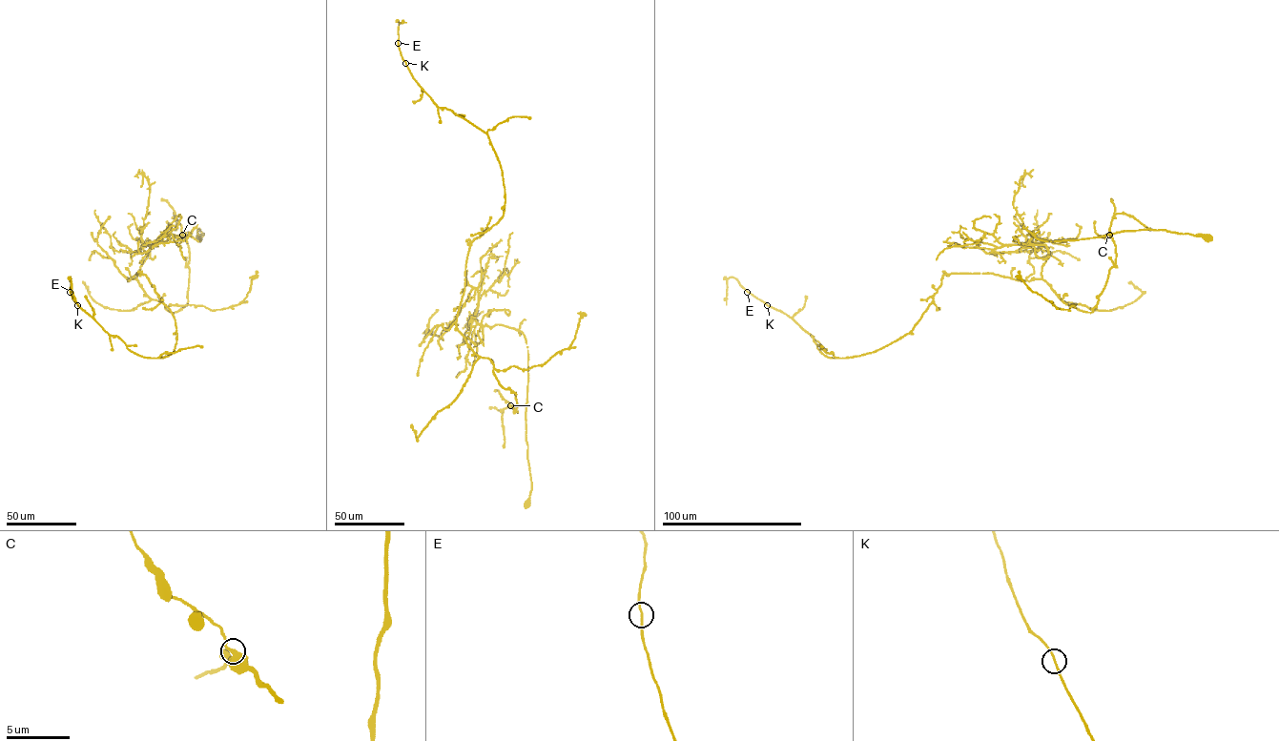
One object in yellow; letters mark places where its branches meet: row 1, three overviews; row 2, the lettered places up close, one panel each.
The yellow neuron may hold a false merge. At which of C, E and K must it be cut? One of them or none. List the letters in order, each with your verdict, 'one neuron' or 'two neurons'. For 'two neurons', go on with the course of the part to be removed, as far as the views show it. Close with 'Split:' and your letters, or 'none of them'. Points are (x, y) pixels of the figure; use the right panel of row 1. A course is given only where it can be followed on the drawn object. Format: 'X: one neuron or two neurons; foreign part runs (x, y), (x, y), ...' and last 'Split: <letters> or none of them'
C: one neuron
E: one neuron
K: one neuron
Split: none of them

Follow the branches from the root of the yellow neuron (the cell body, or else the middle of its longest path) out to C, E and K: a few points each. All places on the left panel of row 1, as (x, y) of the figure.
C: (199, 237), (199, 229), (199, 241), (164, 236), (137, 274), (145, 294), (171, 312), (188, 302), (182, 235)
E: (199, 237), (164, 236), (128, 280), (144, 274), (173, 315), (168, 356), (129, 350), (70, 291)
K: (199, 237), (164, 236), (128, 280), (144, 274), (173, 315), (168, 356), (129, 350), (77, 305)

